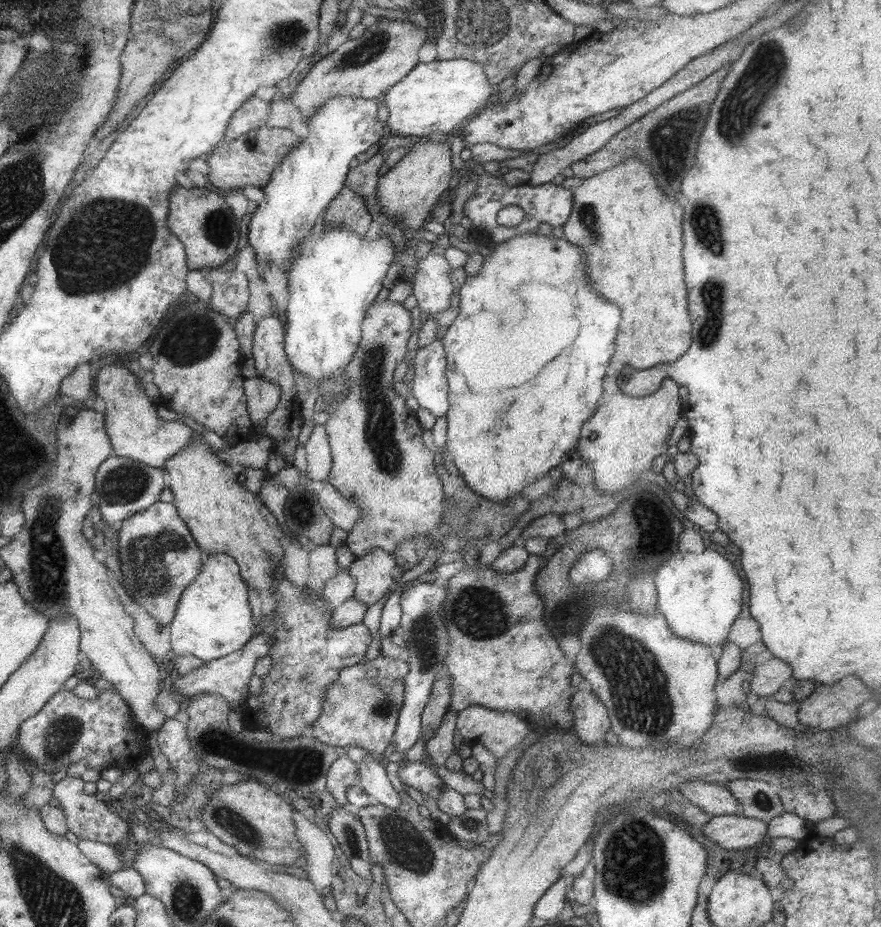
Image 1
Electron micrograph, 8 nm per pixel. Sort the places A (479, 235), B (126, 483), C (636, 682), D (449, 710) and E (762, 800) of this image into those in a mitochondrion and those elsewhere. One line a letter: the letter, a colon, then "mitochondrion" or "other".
A: other
B: mitochondrion
C: mitochondrion
D: other
E: mitochondrion

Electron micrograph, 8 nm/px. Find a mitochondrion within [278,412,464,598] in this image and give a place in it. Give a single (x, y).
(307, 508)

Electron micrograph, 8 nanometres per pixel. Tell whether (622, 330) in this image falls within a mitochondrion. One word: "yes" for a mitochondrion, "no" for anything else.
no

